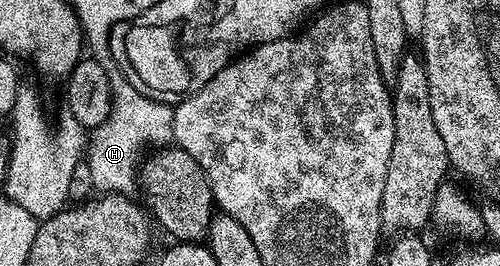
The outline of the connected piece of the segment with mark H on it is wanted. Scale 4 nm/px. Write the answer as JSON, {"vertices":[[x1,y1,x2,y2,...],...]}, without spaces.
{"vertices":[[126,91,114,93,109,118,105,118,105,122,101,122,101,126,97,126,90,133,85,149,85,161,93,174,93,182,96,189,103,194,130,193,130,188,134,189,137,184,137,173,141,167,141,157,144,155,143,148,151,150,156,146,167,146,173,140,171,131,174,107,142,91]]}

